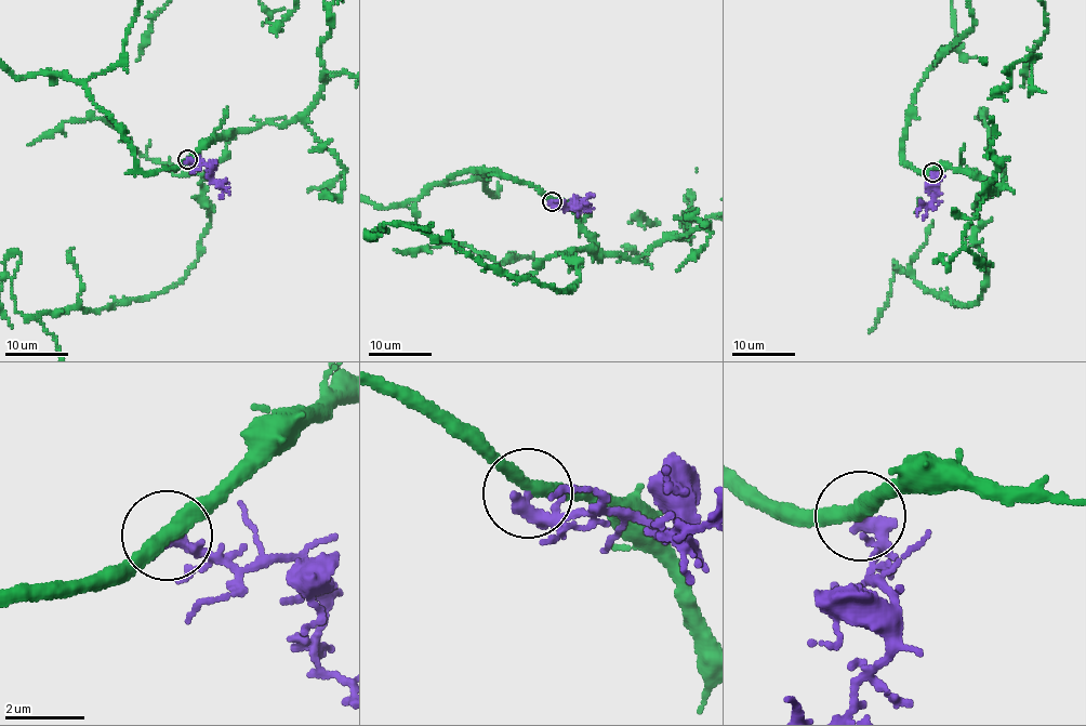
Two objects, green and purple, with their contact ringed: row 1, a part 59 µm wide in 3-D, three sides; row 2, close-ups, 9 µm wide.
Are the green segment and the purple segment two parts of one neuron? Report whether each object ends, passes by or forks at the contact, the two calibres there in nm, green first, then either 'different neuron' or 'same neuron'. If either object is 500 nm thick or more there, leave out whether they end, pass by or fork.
green passes by | purple passes by | 360/300 nm | different neuron

